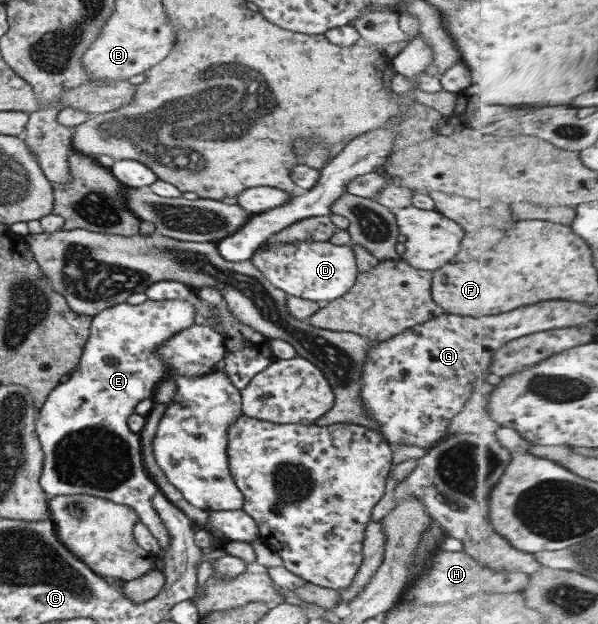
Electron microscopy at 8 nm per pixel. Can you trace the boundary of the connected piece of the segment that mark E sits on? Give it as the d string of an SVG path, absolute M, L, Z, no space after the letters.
M147 299L143 304L130 305L126 302L121 304L113 305L112 307L106 308L96 315L91 317L90 323L90 334L86 343L84 343L84 348L79 358L78 364L69 372L68 376L65 377L60 383L58 383L46 397L42 407L38 409L35 415L34 421L34 432L36 432L36 439L40 444L40 449L42 449L43 461L42 468L40 469L40 477L38 477L40 488L44 494L48 494L48 498L58 495L71 495L71 494L83 494L88 496L96 496L98 498L105 498L114 502L114 504L123 504L124 506L130 507L135 511L137 516L140 518L140 522L146 526L150 531L150 534L158 540L158 551L155 554L162 554L166 552L166 547L168 547L168 534L162 522L160 522L160 516L154 512L152 508L152 495L156 493L157 486L151 481L150 477L147 475L143 469L141 450L139 444L139 433L130 432L127 426L128 416L135 412L135 406L140 402L140 400L146 400L146 398L151 398L152 394L158 383L166 380L168 376L168 371L164 368L164 361L158 357L156 353L156 348L160 344L164 344L164 340L172 338L176 332L184 330L189 326L194 324L192 319L195 314L194 303L188 303L182 300L162 300L154 301Z

